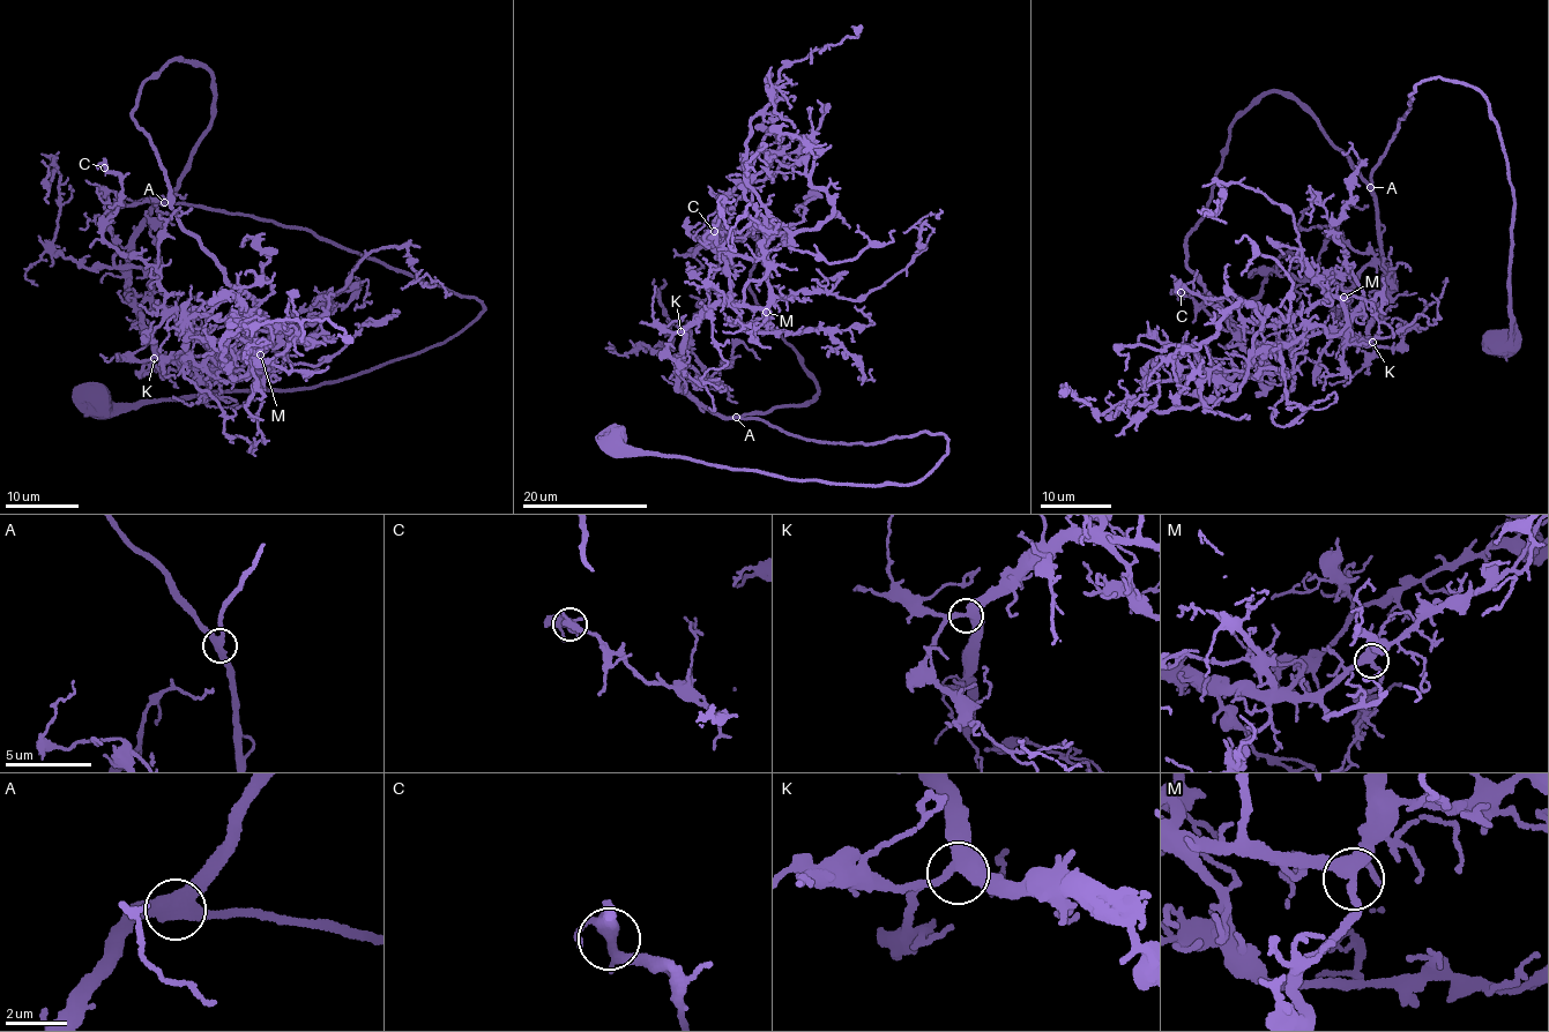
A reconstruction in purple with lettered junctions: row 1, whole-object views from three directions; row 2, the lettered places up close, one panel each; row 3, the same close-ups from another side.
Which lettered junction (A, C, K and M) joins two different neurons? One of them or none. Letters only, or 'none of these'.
none of these

